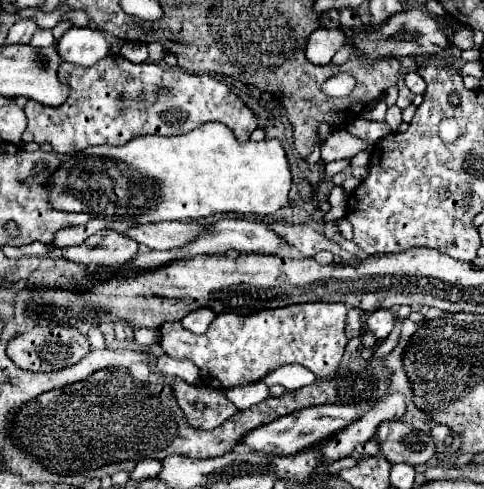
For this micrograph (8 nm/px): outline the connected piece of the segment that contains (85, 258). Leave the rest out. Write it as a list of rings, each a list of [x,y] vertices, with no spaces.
[[[99,230],[89,236],[83,244],[65,246],[63,256],[75,264],[83,264],[89,268],[117,268],[133,260],[137,256],[139,244],[115,230]]]

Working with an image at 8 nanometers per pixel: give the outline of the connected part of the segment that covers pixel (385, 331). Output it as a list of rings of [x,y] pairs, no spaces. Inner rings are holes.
[[[377,310],[367,318],[367,328],[377,336],[377,340],[383,340],[393,330],[393,312],[391,310]]]

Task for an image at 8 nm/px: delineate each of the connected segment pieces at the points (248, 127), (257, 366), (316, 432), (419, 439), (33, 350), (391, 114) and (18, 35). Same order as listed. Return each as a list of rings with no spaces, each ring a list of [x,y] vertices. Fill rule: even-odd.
[[[109,54],[89,68],[61,62],[59,80],[69,86],[69,98],[57,108],[27,100],[25,114],[29,124],[21,142],[47,142],[55,152],[67,154],[97,144],[121,146],[145,134],[185,134],[205,122],[221,122],[235,134],[237,142],[243,144],[249,142],[249,134],[259,128],[257,114],[233,90],[209,74],[191,76],[177,68],[163,70],[155,62],[135,64],[123,56]],[[159,88],[169,88],[169,94],[155,98]]]
[[[293,304],[285,308],[267,308],[249,316],[221,312],[205,334],[193,334],[181,322],[163,322],[159,328],[159,344],[171,358],[191,360],[201,370],[201,382],[215,390],[229,390],[261,380],[283,364],[303,364],[317,378],[333,378],[337,374],[345,338],[345,304]]]
[[[339,404],[311,406],[311,408],[291,412],[287,416],[281,416],[259,428],[253,428],[239,440],[239,444],[247,446],[249,450],[263,452],[263,454],[289,456],[293,452],[301,452],[301,448],[307,448],[309,444],[317,444],[317,440],[323,440],[325,436],[331,436],[333,432],[337,432],[337,428],[343,428],[345,424],[349,424],[355,418],[357,418],[357,412],[353,406],[339,406]]]
[[[401,420],[381,422],[377,426],[373,440],[377,440],[381,456],[391,464],[397,462],[405,462],[411,466],[427,464],[437,452],[437,446],[427,432],[415,430],[413,426]]]
[[[35,326],[29,332],[11,338],[9,344],[7,344],[7,356],[19,368],[33,370],[33,372],[53,372],[53,370],[61,370],[61,368],[73,366],[87,352],[89,352],[87,336],[83,336],[73,326],[53,326],[53,328],[49,328],[49,326]]]
[[[391,106],[391,108],[387,108],[387,116],[385,116],[385,120],[387,120],[389,128],[391,128],[393,132],[397,132],[397,128],[399,128],[401,122],[403,122],[403,118],[401,118],[401,108],[399,108],[399,106]]]
[[[21,18],[19,22],[15,22],[11,26],[5,42],[7,44],[27,44],[31,40],[33,32],[37,32],[37,30],[39,30],[39,26],[37,26],[37,22],[33,18],[27,18],[27,20]]]

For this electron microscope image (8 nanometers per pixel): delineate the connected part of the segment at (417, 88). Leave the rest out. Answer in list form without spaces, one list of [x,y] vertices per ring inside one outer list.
[[[416,71],[407,72],[407,76],[405,76],[405,86],[407,86],[411,92],[415,92],[415,94],[423,94],[423,92],[425,92],[425,80],[423,80],[423,76]]]

